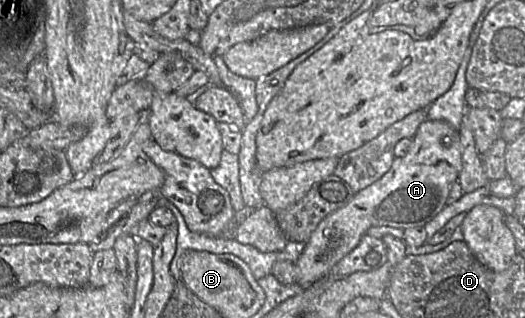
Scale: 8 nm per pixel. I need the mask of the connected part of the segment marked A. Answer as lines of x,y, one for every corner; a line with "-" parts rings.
440,120
423,121
403,157
395,158
389,171
379,180
355,193
353,199
344,207
326,216
305,242
305,248
296,261
296,283
308,287
324,278
331,268
350,253
372,227
394,227
407,229
424,227
447,205
451,186
457,181
462,167
461,144
457,130

